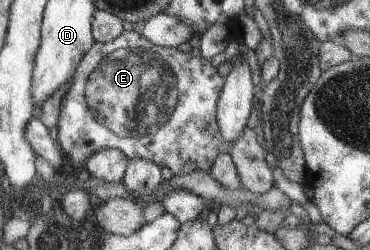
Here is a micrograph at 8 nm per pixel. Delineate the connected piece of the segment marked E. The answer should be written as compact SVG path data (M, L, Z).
M133 30L123 31L119 36L107 42L94 42L85 53L80 62L77 63L76 73L73 74L71 84L67 92L61 97L59 116L56 122L57 135L56 141L60 146L63 155L69 162L69 169L78 169L84 167L85 161L94 153L102 148L116 148L121 151L128 160L136 158L157 164L158 167L168 167L174 176L189 174L191 171L200 170L208 172L213 165L214 158L222 150L221 134L217 124L216 107L220 97L220 87L222 87L222 77L216 73L216 69L204 61L202 57L192 57L189 52L181 52L177 48L163 48L150 43L142 34L138 35Z

